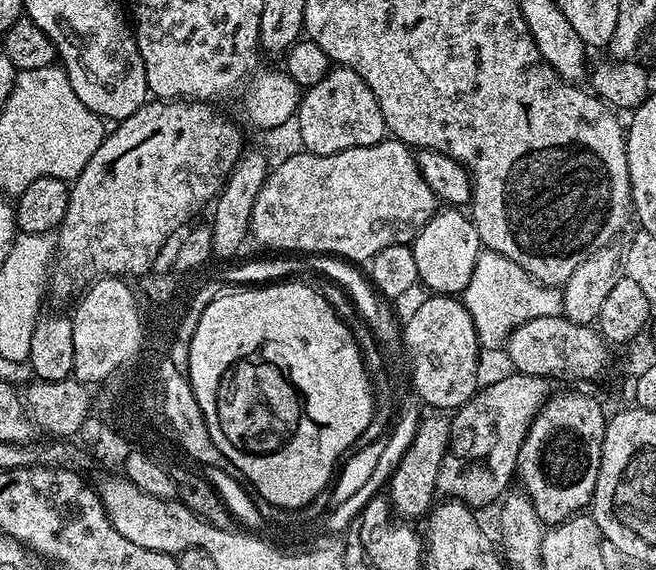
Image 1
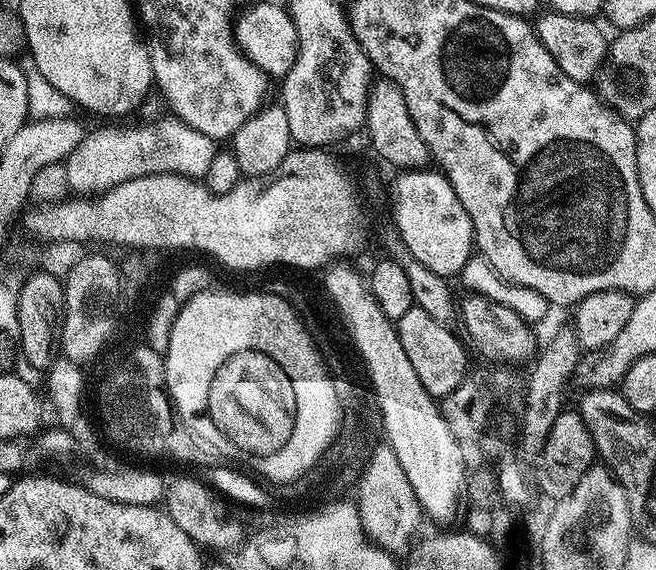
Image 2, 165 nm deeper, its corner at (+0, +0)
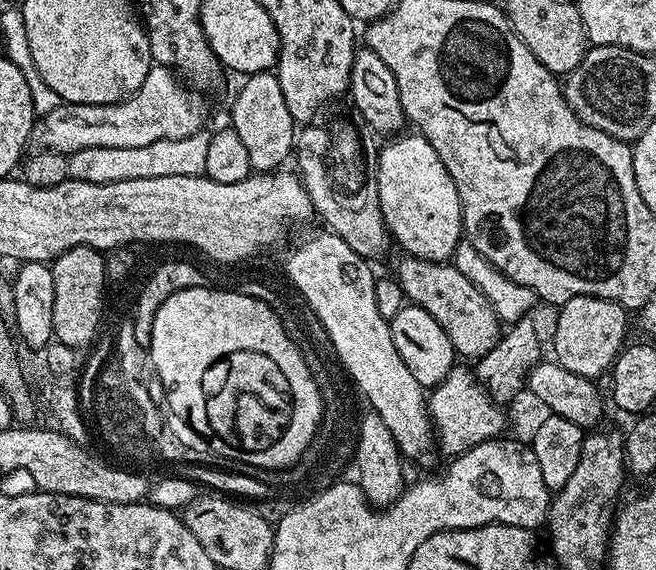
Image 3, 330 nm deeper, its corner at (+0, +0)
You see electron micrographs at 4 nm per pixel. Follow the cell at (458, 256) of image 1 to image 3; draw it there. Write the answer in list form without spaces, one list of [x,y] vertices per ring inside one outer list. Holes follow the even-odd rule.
[[[397,135],[392,141],[379,149],[376,162],[376,181],[378,182],[378,202],[382,206],[382,218],[388,227],[388,235],[405,249],[407,255],[416,256],[419,260],[430,262],[448,262],[456,255],[456,247],[462,242],[464,219],[460,213],[458,190],[446,170],[442,166],[442,158],[438,158],[438,150],[430,146],[425,136]]]

